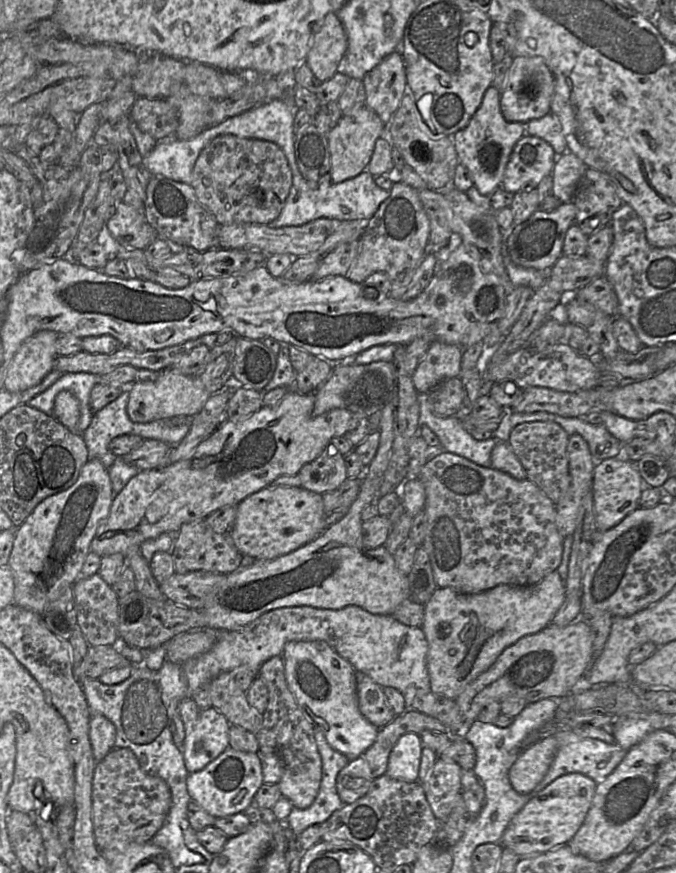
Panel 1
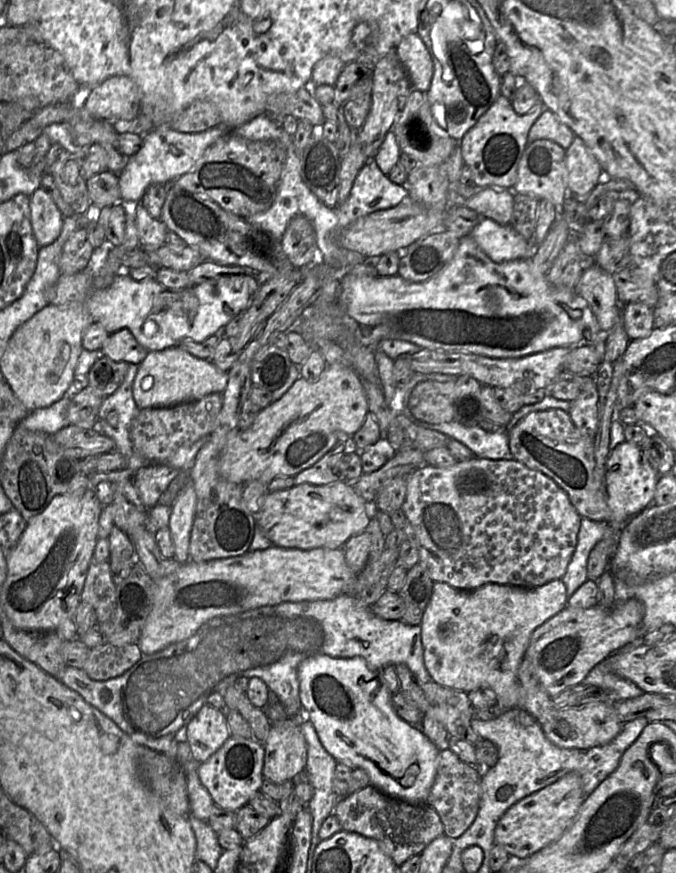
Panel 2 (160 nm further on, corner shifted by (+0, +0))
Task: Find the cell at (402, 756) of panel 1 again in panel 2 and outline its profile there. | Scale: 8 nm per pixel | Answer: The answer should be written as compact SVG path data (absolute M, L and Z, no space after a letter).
M316 655L299 665L298 679L306 720L314 724L322 745L338 762L352 769L365 770L370 784L391 797L411 804L427 804L437 774L440 751L422 732L421 725L412 725L395 712L392 704L394 694L382 679L380 671L371 670L361 657Z

